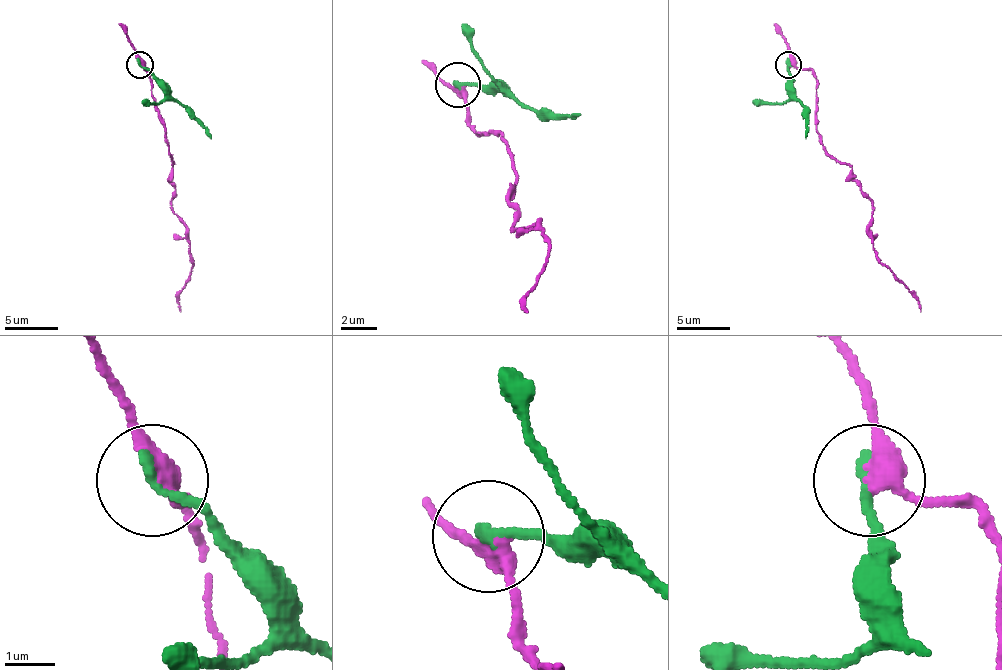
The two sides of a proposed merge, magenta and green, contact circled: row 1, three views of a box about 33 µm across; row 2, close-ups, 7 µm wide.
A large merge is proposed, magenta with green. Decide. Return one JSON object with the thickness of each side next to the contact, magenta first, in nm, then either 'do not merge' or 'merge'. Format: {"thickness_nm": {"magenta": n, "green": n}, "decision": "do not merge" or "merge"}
{"thickness_nm": {"magenta": 360, "green": 280}, "decision": "do not merge"}

